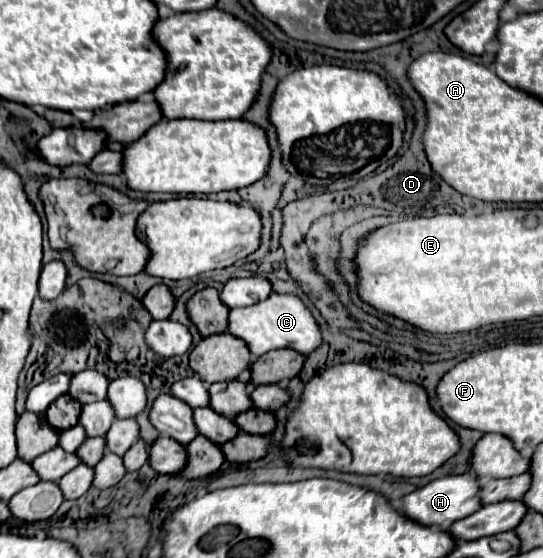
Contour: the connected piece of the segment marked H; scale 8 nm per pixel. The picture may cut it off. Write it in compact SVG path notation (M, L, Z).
M460 474L460 476L446 476L446 478L438 478L428 482L426 486L406 494L402 498L402 504L396 508L398 512L402 512L406 518L422 524L422 526L434 526L434 528L444 528L460 518L470 516L472 512L476 512L480 508L480 500L478 500L478 480L472 474Z

